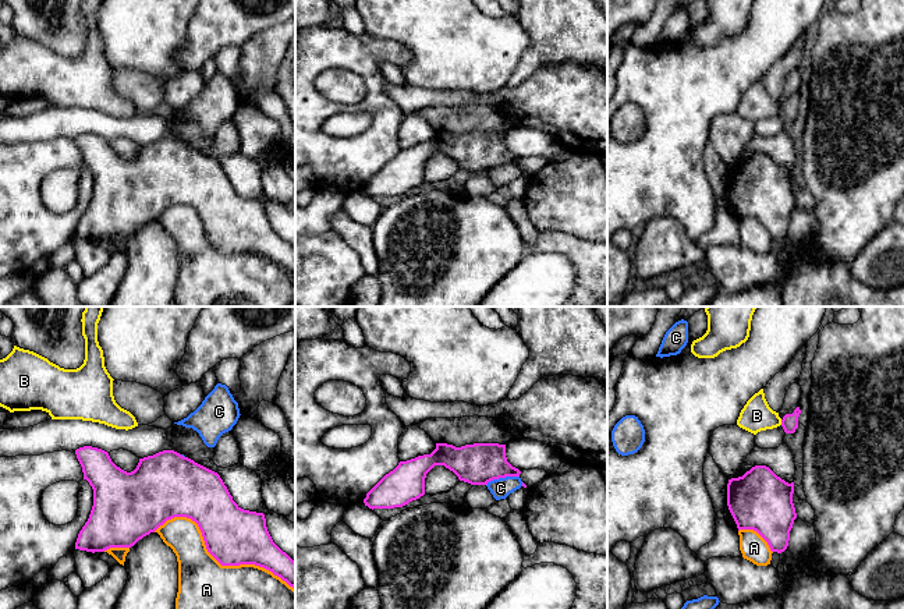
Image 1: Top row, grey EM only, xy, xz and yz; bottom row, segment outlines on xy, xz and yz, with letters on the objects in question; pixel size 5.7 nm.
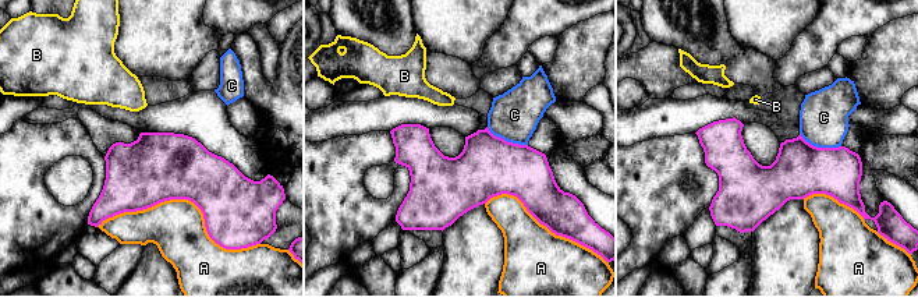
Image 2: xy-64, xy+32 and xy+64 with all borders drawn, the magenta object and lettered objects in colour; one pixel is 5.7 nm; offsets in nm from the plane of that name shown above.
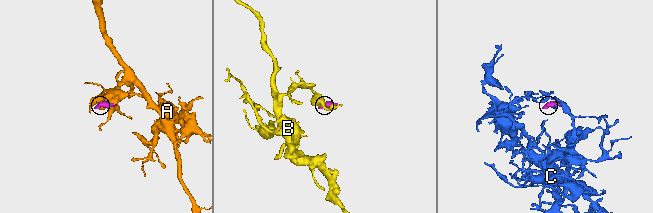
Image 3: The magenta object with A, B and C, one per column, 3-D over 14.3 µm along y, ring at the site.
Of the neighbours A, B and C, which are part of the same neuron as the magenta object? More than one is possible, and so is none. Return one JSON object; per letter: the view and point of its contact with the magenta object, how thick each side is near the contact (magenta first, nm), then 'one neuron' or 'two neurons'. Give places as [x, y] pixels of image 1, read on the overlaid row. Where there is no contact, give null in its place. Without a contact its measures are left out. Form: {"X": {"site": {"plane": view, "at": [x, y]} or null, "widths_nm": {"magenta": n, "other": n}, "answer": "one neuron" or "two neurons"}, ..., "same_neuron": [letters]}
{"A": {"site": {"plane": "xy", "at": [216, 559]}, "widths_nm": {"magenta": 320, "other": 300}, "answer": "two neurons"}, "B": {"site": {"plane": "yz", "at": [782, 422]}, "widths_nm": {"magenta": 100, "other": 180}, "answer": "two neurons"}, "C": {"site": {"plane": "xz", "at": [502, 477]}, "widths_nm": {"magenta": 240, "other": 120}, "answer": "two neurons"}, "same_neuron": []}

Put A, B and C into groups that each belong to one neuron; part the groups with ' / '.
A / B / C

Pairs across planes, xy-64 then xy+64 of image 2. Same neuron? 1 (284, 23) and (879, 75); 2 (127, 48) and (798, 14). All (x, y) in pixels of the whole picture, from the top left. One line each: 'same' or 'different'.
1: same
2: same

